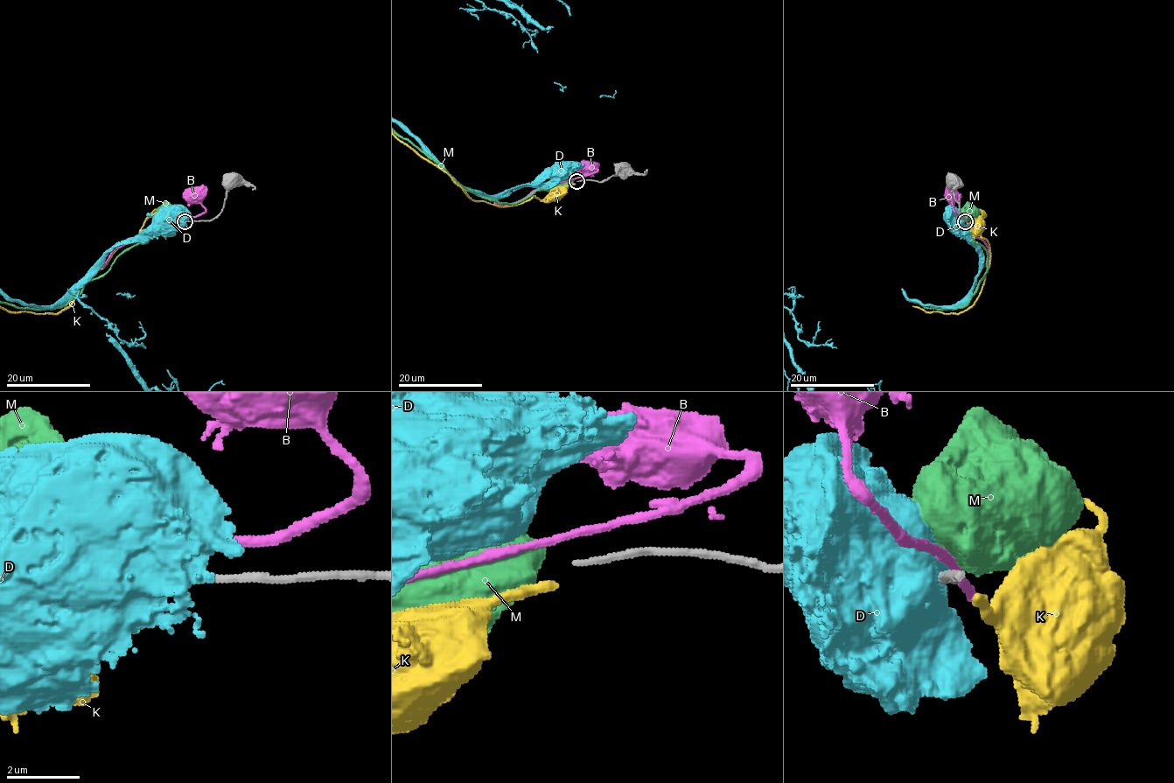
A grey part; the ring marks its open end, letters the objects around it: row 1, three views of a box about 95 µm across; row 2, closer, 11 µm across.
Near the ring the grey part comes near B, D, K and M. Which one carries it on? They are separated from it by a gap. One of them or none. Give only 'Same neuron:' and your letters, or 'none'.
Same neuron: none

